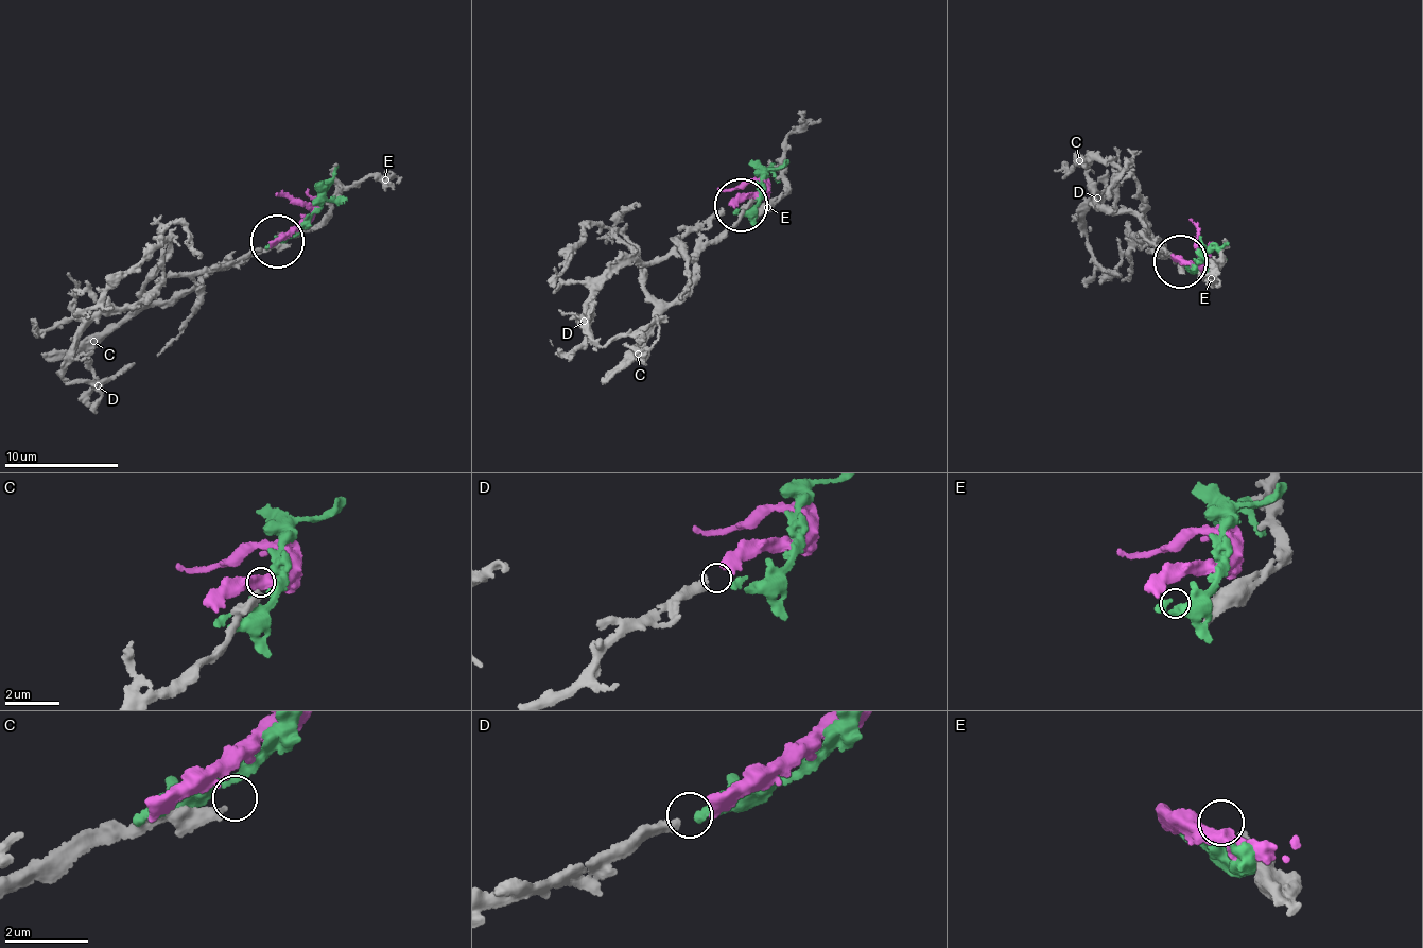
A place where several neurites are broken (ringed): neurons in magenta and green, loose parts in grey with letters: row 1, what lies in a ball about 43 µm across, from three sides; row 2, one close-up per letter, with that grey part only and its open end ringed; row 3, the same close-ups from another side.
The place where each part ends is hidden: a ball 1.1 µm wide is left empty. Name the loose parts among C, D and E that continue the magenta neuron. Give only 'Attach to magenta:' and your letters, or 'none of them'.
Attach to magenta: D

